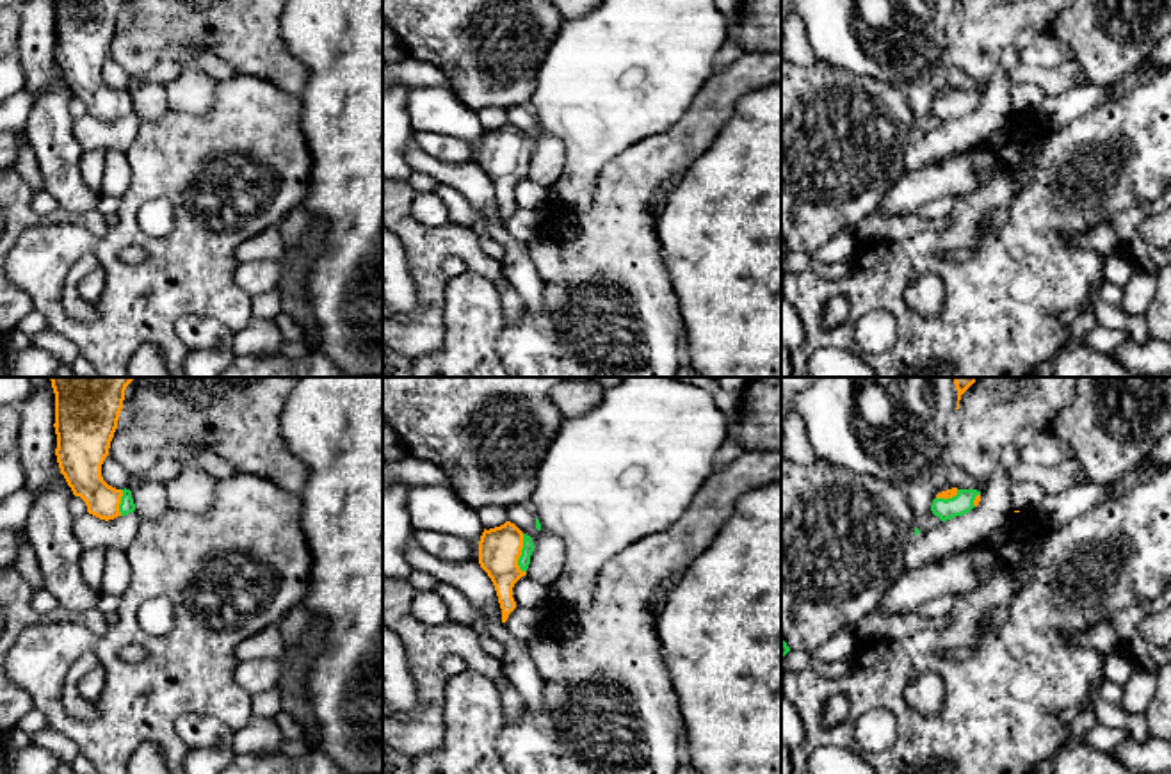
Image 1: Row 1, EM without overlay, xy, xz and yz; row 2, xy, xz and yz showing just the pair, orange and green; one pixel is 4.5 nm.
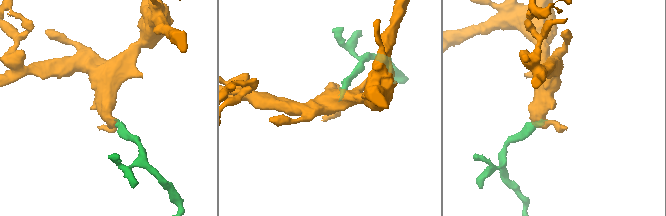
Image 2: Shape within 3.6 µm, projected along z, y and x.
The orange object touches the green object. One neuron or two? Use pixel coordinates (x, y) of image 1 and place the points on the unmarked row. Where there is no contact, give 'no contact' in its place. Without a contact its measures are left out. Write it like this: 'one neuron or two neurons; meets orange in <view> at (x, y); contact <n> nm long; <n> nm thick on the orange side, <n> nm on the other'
one neuron; meets orange in xz at (520, 155); contact 180 nm long; 190 nm thick on the orange side, 60 nm on the other

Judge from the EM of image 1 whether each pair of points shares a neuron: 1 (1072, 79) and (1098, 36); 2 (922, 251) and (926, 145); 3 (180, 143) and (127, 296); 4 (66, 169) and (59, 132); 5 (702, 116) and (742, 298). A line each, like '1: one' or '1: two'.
1: two
2: two
3: one
4: one
5: two

